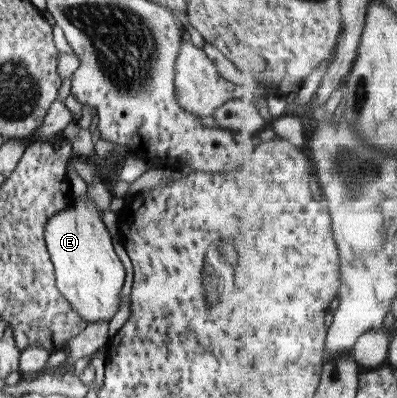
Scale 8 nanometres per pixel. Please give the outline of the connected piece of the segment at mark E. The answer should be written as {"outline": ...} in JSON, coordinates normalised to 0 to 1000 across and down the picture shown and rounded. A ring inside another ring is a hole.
{"outline":[[[234,495],[184,500],[176,515],[118,555],[111,598],[131,663],[139,716],[179,771],[219,807],[270,807],[295,786],[315,673],[290,636],[280,588],[259,560]]]}

